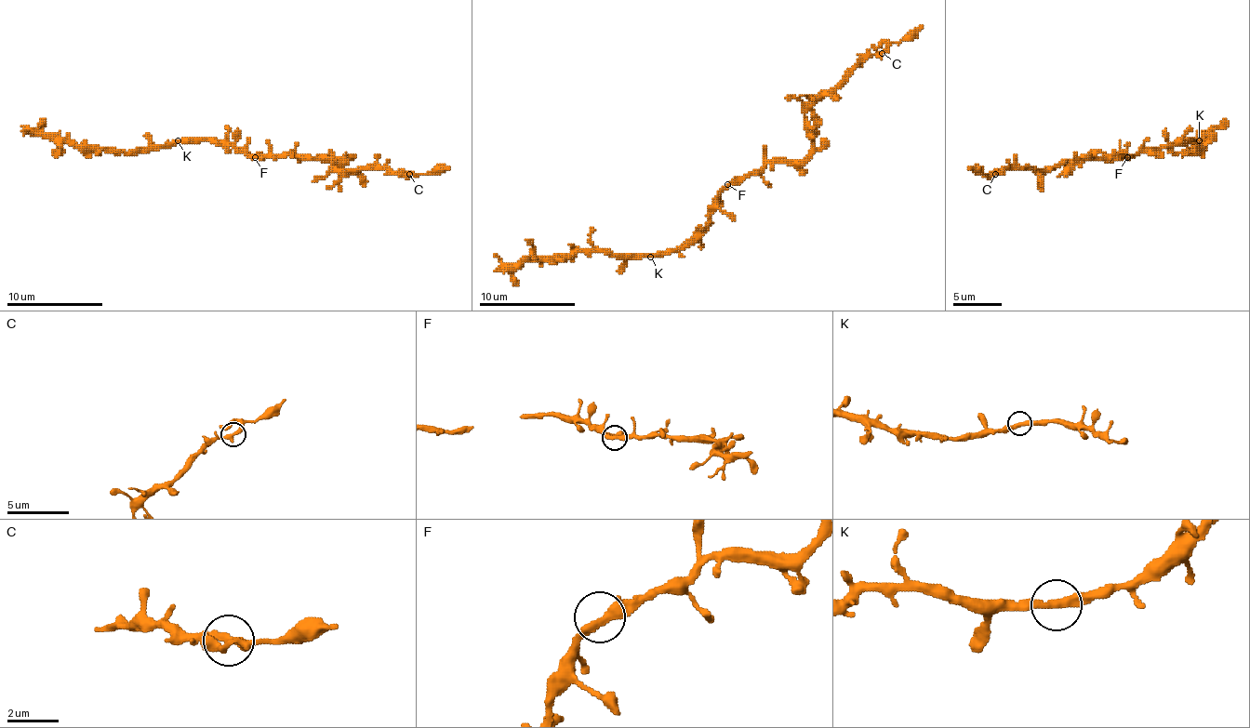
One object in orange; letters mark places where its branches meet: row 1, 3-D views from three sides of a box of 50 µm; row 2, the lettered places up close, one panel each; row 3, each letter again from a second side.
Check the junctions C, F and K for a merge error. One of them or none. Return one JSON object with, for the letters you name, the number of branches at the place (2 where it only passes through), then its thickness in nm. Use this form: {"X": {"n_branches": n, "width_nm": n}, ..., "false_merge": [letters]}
{"false_merge": []}

